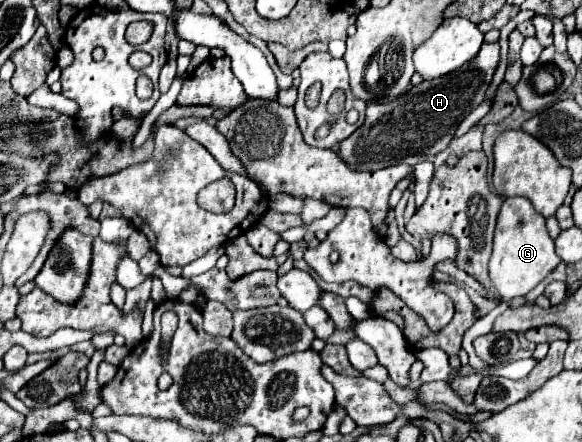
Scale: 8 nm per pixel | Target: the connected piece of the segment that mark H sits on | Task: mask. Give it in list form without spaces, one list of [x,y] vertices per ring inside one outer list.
[[[484,42],[480,54],[466,62],[466,66],[454,70],[454,74],[430,82],[424,80],[388,104],[368,102],[364,124],[350,138],[338,144],[338,156],[350,168],[364,172],[382,170],[404,156],[436,156],[452,142],[458,124],[484,100],[498,62],[500,46]]]

